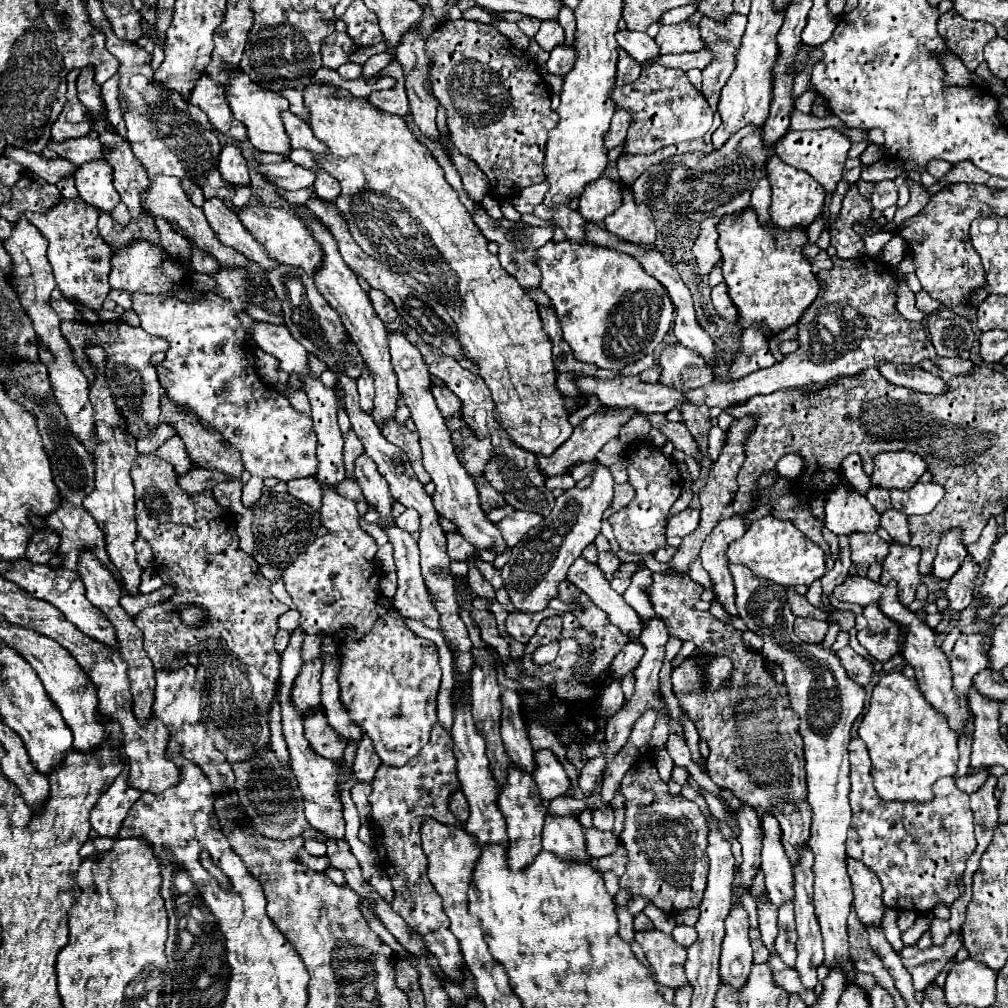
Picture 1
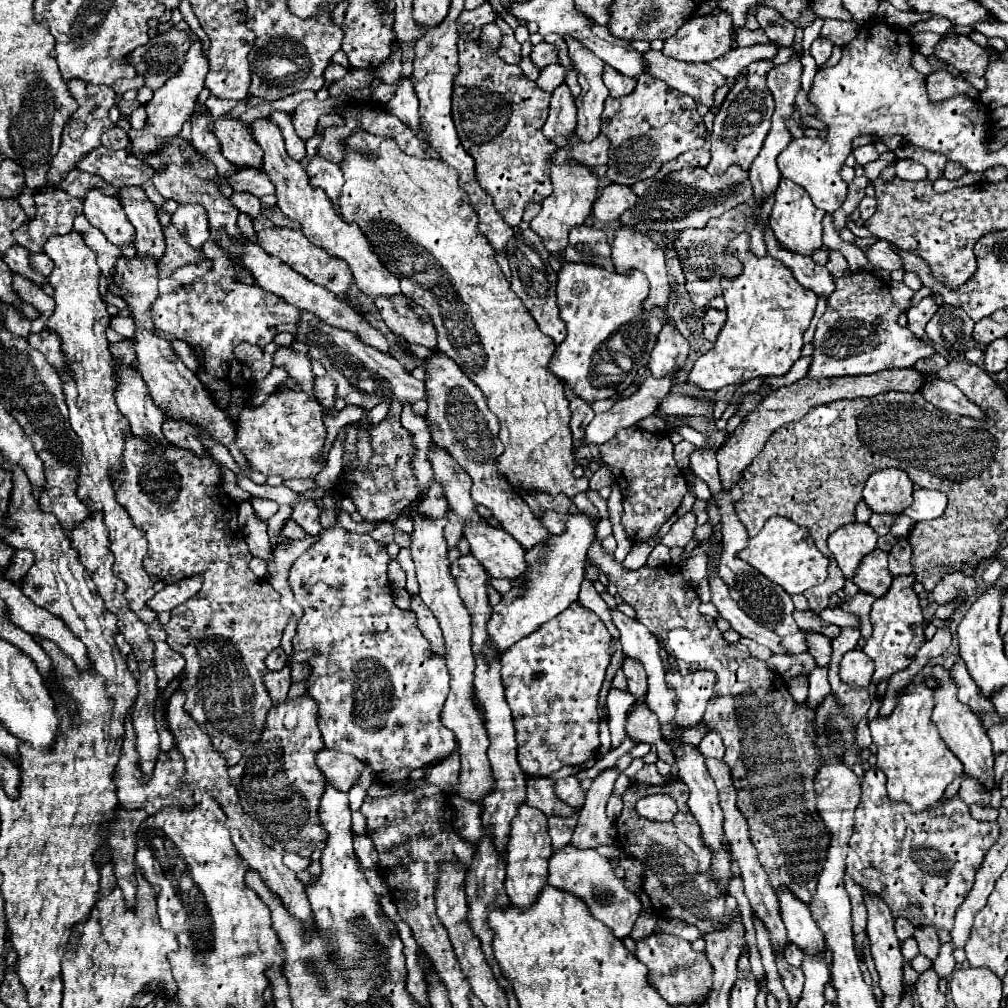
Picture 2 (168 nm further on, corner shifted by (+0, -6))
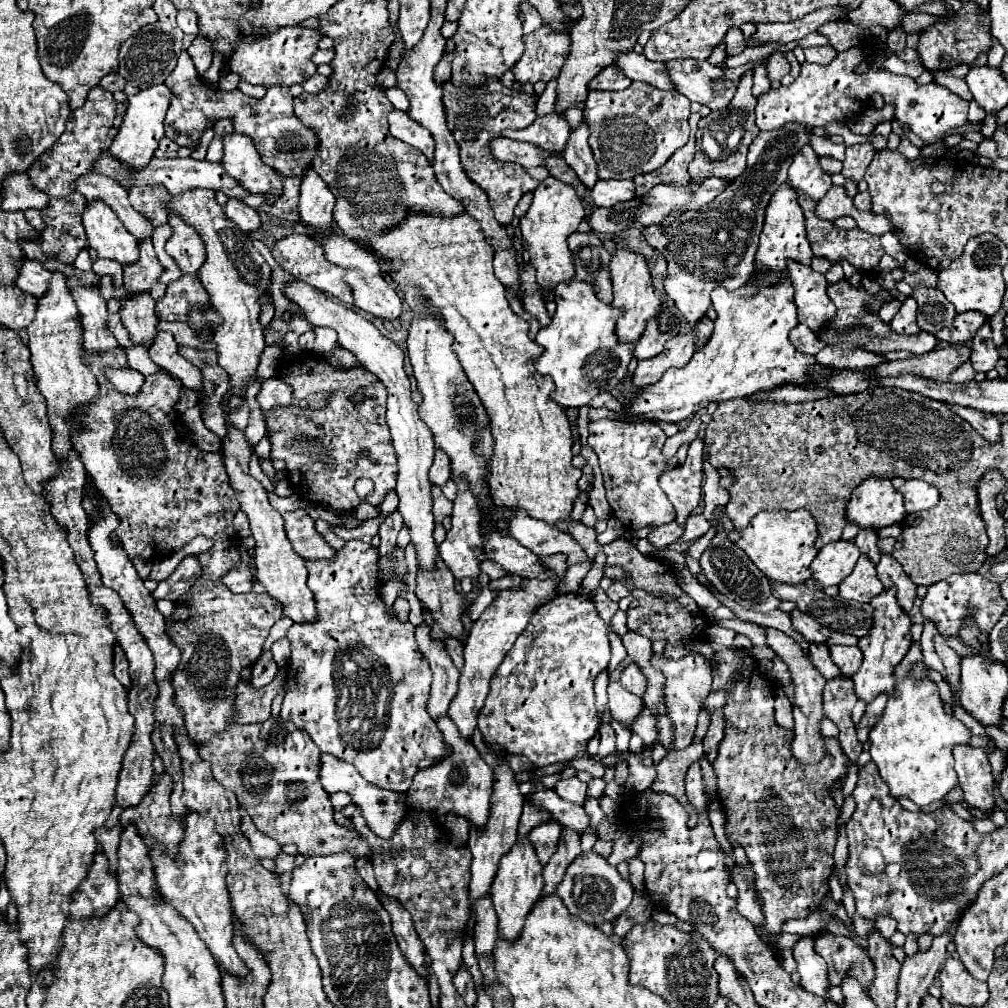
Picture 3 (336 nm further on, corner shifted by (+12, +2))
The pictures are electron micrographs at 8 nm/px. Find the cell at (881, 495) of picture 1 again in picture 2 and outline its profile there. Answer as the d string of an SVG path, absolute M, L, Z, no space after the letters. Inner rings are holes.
M873 515L871 521L869 521L869 527L875 529L875 533L879 533L879 537L881 537L881 535L889 533L889 529L891 529L891 525L893 525L895 519L897 517L879 517L879 515Z

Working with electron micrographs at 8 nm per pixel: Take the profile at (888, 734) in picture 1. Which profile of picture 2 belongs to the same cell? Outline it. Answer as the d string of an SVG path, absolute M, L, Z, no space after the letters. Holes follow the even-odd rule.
M921 683L921 689L917 685L909 685L903 693L899 693L897 701L899 703L897 703L895 711L891 713L891 717L887 717L887 719L877 717L875 721L869 723L869 729L871 729L871 735L873 735L873 743L877 743L877 747L879 747L879 751L877 751L877 767L887 775L887 793L889 793L891 801L907 801L911 805L911 809L923 811L923 809L931 807L933 803L937 803L941 799L941 795L945 793L947 785L955 777L959 777L963 773L963 765L947 749L943 739L939 737L939 731L937 731L935 723L931 721L931 711L935 707L933 689L929 689L925 683Z

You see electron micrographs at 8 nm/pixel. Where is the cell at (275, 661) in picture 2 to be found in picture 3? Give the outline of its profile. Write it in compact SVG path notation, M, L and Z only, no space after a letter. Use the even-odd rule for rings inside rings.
M263 651L263 653L259 655L259 659L255 661L255 665L253 665L251 683L253 683L255 687L263 687L263 685L267 685L267 683L275 677L275 671L277 671L277 663L273 661L271 651Z

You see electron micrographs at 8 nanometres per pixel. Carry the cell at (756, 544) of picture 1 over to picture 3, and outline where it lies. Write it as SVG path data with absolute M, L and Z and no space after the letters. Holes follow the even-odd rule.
M805 509L761 511L739 533L739 541L735 545L743 549L749 555L749 559L757 565L757 569L763 571L771 581L783 581L795 585L795 583L805 583L811 577L809 565L817 555L817 549L813 547L815 537L817 537L817 525L811 513Z

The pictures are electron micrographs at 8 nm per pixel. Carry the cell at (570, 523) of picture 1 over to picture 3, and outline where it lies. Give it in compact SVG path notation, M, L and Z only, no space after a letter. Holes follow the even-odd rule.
M561 553L551 555L551 557L541 557L541 565L543 565L543 569L553 573L553 577L549 577L545 581L523 579L519 589L499 591L497 597L493 599L493 603L473 623L473 629L467 637L465 651L463 651L465 665L463 665L463 671L459 677L459 693L455 695L455 699L451 701L451 707L447 711L447 715L459 727L461 735L467 739L471 739L473 729L477 727L477 713L481 711L481 707L485 703L485 697L489 693L489 679L495 673L495 669L499 667L499 661L503 661L505 653L513 647L519 633L527 627L531 613L535 613L535 609L539 609L539 605L545 605L547 601L551 601L551 597L557 597L557 587L565 579L565 573L569 567L567 557L563 557Z

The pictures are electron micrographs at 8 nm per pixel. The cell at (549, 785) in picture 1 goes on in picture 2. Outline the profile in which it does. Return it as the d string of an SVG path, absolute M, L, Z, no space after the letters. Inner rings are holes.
M565 777L555 781L555 791L561 801L575 809L581 809L585 805L585 789L581 789L577 777Z

